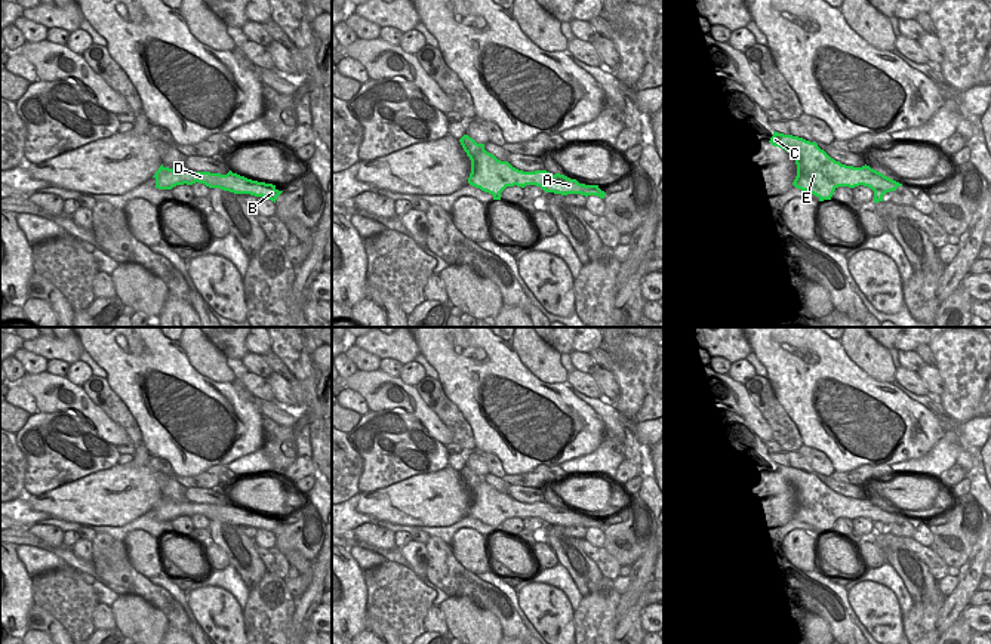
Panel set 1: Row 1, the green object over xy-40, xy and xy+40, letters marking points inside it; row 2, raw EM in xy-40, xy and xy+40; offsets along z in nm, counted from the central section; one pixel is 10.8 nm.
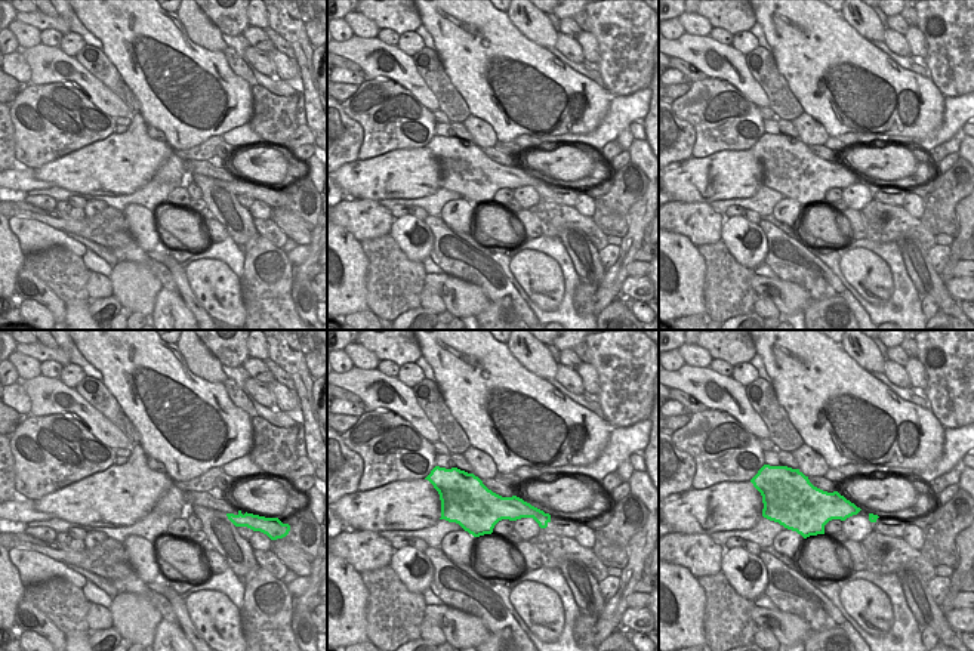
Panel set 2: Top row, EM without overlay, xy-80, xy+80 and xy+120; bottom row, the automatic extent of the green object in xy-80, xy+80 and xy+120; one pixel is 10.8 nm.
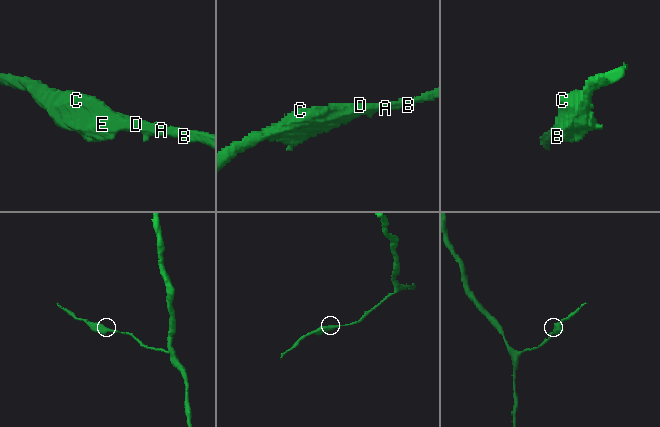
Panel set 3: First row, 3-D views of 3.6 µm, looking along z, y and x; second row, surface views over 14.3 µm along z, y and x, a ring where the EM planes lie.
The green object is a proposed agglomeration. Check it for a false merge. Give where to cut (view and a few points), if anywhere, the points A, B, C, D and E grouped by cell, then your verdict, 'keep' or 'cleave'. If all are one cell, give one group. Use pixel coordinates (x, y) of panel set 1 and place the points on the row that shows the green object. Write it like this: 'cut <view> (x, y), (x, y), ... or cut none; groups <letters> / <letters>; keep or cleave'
cut none; groups A B C D E; keep

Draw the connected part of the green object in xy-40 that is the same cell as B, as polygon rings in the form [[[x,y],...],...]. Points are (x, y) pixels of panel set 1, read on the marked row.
[[[159,167],[156,175],[156,188],[159,189],[172,189],[176,185],[193,185],[196,182],[204,184],[209,188],[219,188],[234,194],[250,194],[255,197],[264,197],[276,203],[277,197],[283,192],[276,188],[273,184],[258,182],[233,173],[231,170],[227,175],[210,173],[210,172],[193,172],[188,169],[173,170]]]

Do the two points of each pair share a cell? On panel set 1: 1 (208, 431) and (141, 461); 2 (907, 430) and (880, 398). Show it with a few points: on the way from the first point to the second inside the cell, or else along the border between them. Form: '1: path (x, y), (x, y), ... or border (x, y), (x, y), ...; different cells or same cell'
1: border (142, 441), (151, 455); different cells
2: path (899, 422), (883, 406); same cell

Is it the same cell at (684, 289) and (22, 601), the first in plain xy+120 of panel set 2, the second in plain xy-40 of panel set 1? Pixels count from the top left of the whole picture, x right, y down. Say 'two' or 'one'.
one

